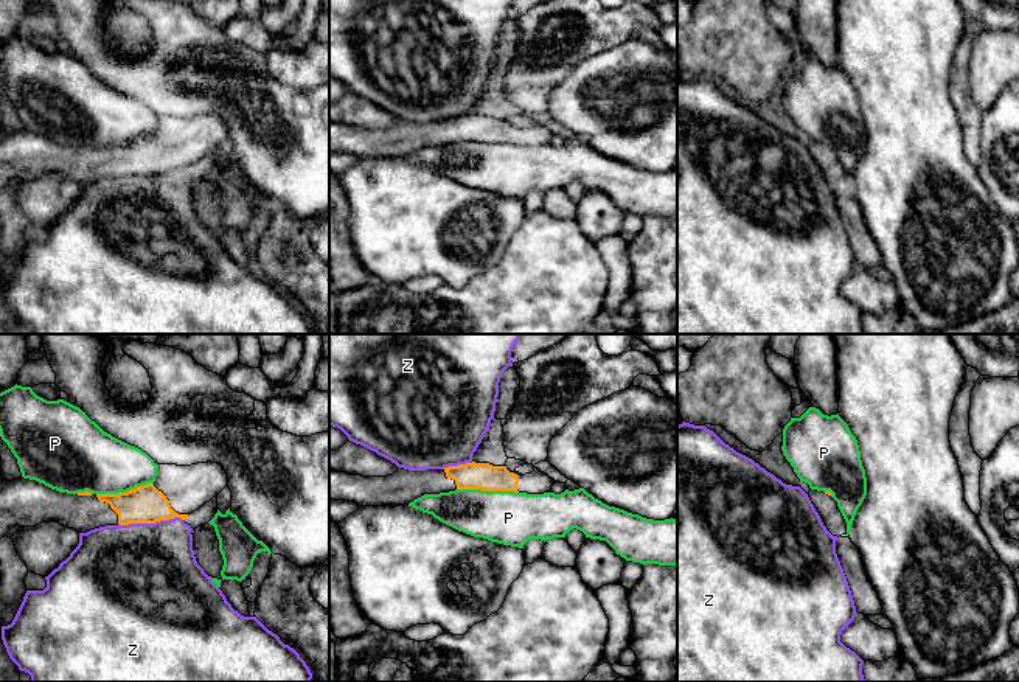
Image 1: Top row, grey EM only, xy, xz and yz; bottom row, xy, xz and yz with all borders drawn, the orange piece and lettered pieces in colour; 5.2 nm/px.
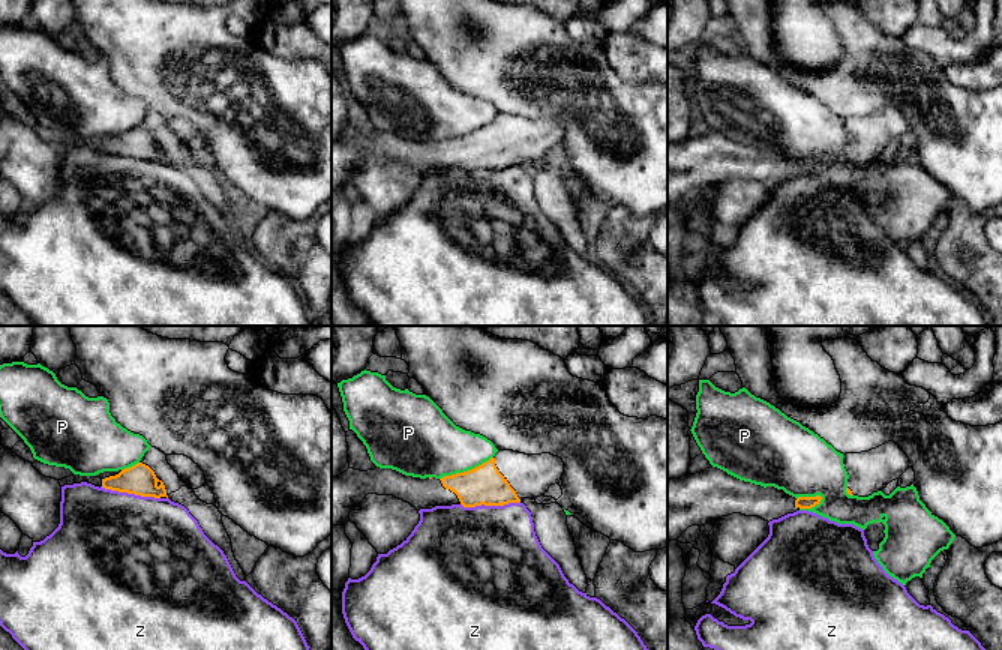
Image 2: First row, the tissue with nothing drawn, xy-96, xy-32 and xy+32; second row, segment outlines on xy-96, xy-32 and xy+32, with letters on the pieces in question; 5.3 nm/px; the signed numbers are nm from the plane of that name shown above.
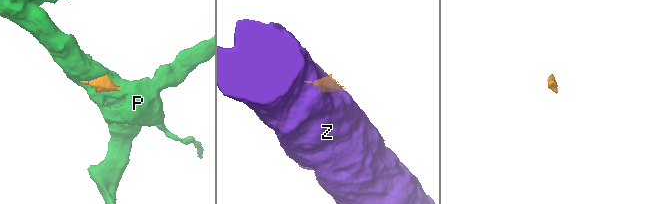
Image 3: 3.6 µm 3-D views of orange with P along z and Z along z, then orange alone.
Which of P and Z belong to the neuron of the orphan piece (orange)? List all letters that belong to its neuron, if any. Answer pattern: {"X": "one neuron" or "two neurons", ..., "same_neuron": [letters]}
{"P": "two neurons", "Z": "two neurons", "same_neuron": []}

